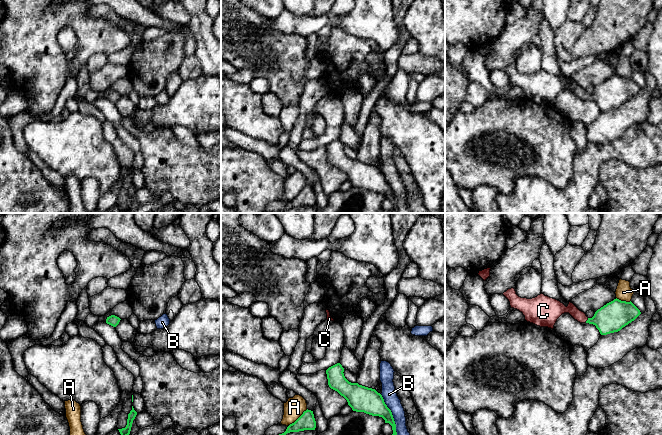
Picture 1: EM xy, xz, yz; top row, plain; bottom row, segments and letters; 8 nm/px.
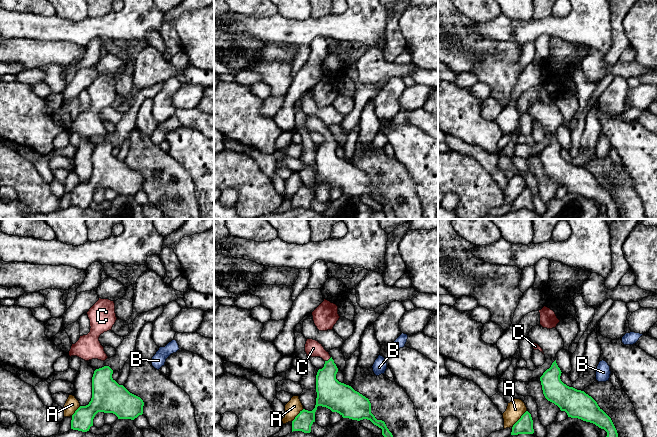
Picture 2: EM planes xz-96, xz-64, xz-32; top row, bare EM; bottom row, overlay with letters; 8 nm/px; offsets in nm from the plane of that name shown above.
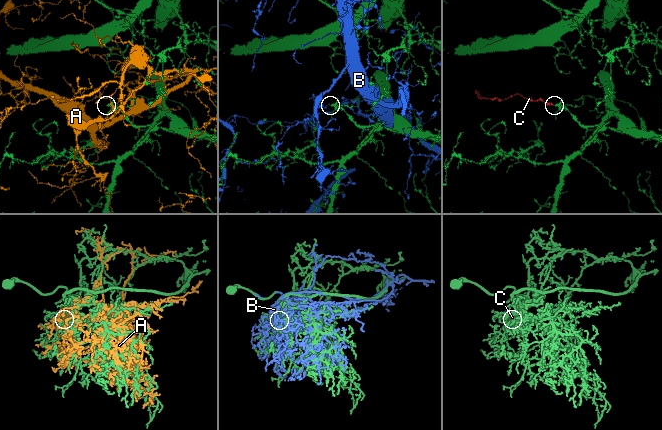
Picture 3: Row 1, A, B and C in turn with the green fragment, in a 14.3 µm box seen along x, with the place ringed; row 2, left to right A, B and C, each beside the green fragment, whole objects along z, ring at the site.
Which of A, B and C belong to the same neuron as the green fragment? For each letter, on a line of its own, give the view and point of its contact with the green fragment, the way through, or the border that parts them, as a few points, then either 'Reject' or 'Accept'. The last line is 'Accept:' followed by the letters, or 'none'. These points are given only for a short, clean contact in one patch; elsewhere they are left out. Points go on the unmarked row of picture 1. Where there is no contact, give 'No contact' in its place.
A: Touches green at xz (299, 193). Reject
B: Touches green at xz (392, 191). Reject
C: Touches green at yz (587, 96). Path across: yz (612, 93), (600, 96), (587, 96), (571, 85), (558, 85). Accept
Accept: C

